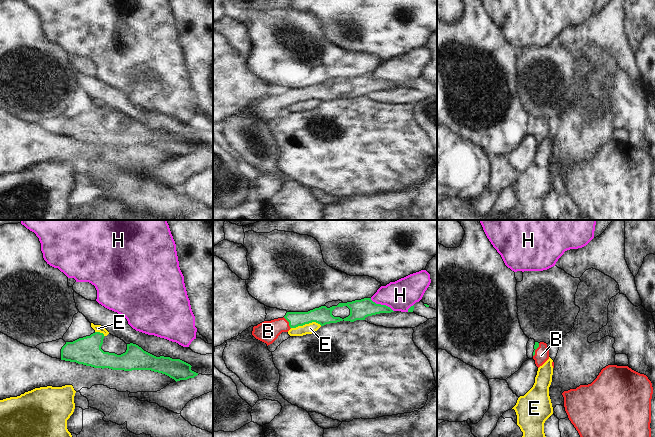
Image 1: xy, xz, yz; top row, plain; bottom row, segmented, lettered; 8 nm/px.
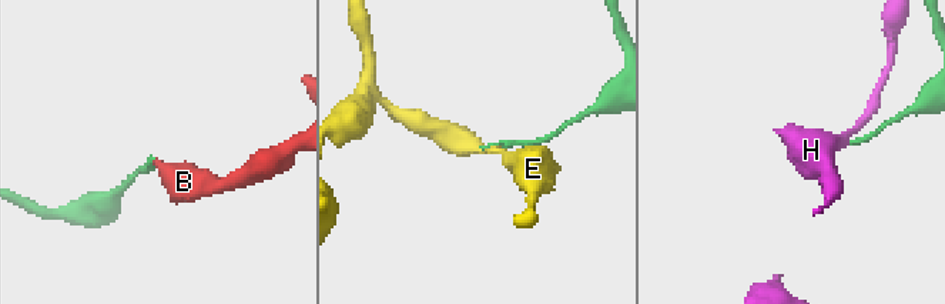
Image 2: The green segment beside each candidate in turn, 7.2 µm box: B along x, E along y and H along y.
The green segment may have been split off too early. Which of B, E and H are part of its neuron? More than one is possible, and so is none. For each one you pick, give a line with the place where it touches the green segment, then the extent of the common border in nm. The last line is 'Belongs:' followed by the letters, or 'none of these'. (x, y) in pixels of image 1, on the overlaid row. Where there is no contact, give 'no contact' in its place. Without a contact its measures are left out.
B: meets green in xz at (289, 323); contact 110 nm long
Belongs: B

